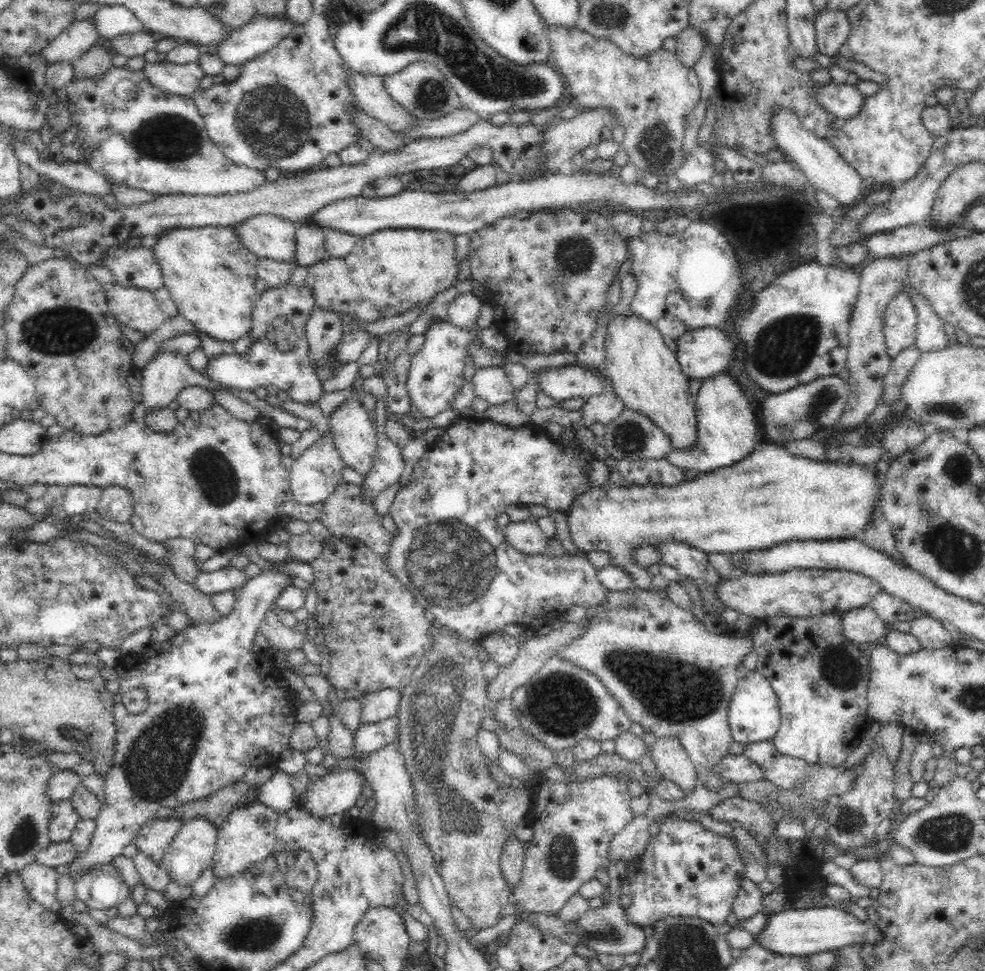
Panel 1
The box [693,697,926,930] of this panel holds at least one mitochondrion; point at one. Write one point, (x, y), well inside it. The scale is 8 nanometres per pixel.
(849, 820)

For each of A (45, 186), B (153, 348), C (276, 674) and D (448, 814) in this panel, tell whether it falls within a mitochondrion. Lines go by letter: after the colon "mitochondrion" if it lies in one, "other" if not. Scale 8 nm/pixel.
A: other
B: other
C: other
D: mitochondrion

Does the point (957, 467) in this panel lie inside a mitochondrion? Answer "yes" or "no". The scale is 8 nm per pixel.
yes

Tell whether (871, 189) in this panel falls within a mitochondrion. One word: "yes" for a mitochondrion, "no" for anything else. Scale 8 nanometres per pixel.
no

